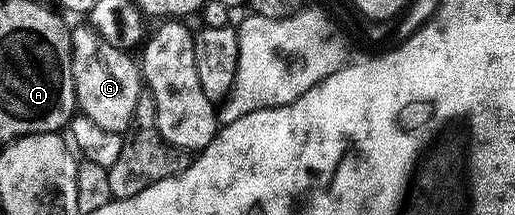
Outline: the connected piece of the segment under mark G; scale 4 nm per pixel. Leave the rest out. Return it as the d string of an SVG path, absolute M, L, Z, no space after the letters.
M83 26L71 30L75 105L78 113L93 120L93 124L98 124L109 132L123 134L132 129L137 112L137 100L145 92L140 63L136 59L134 62L128 51L119 50L104 38L100 38L94 30Z

